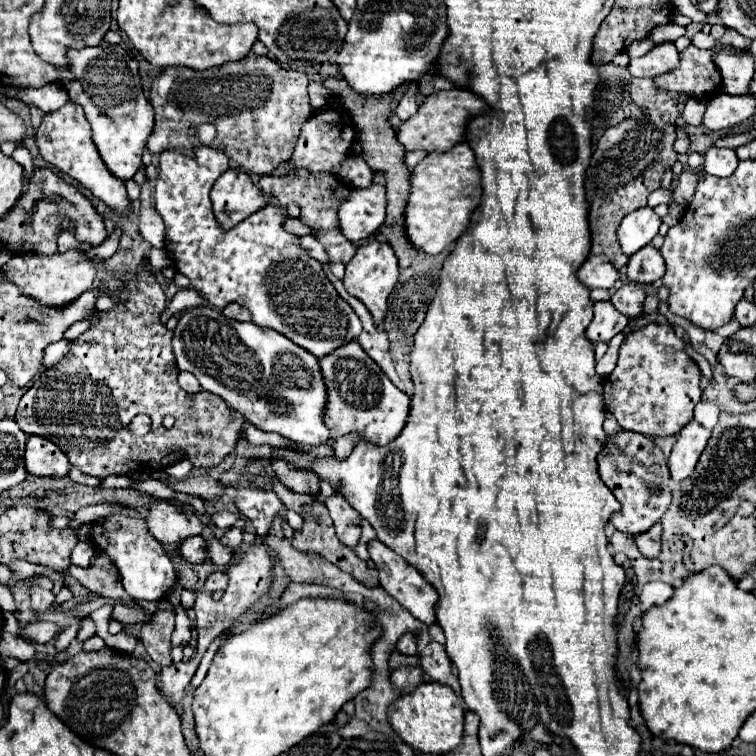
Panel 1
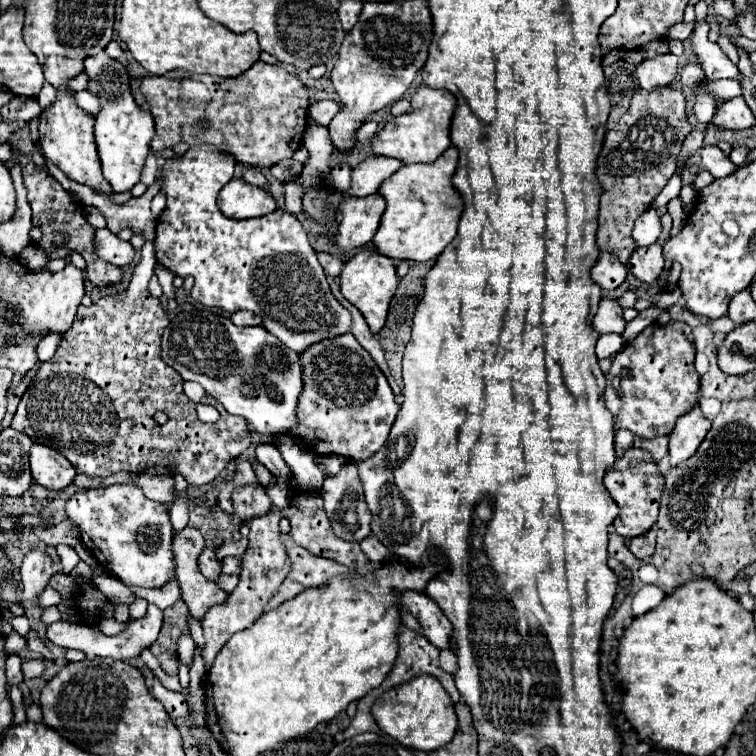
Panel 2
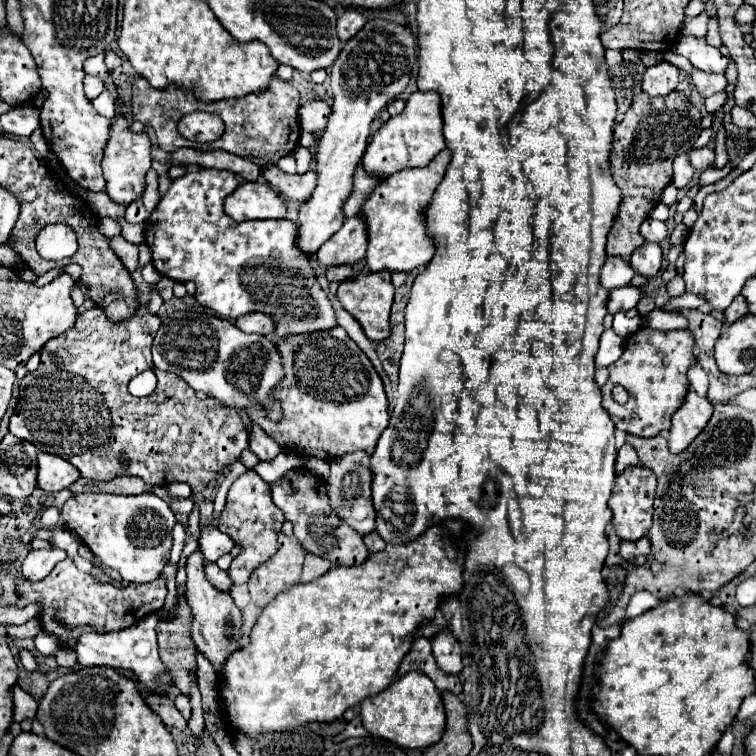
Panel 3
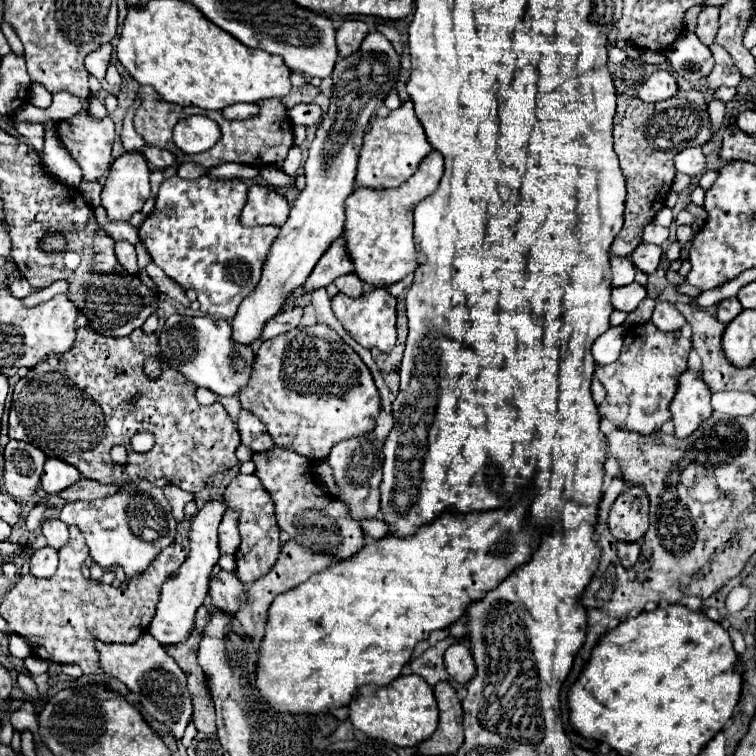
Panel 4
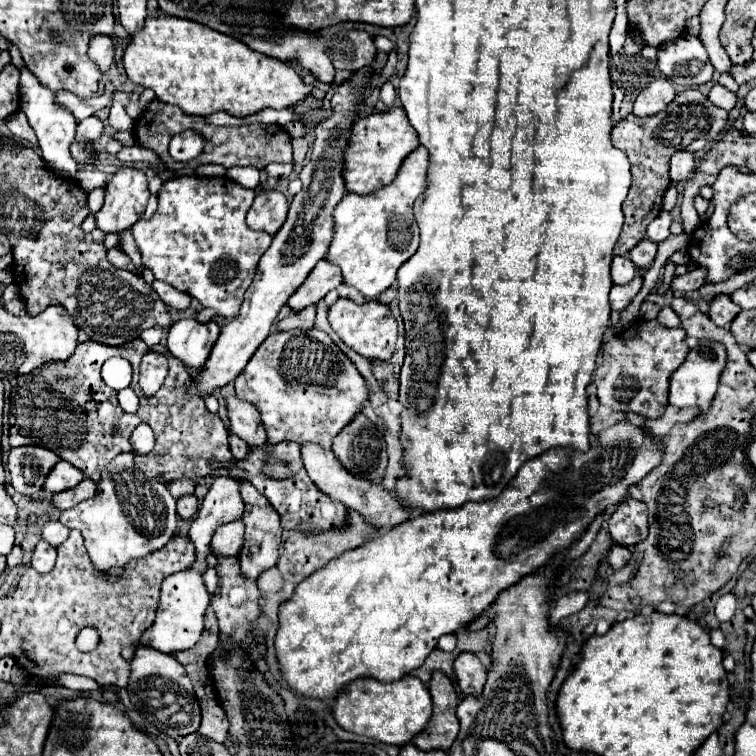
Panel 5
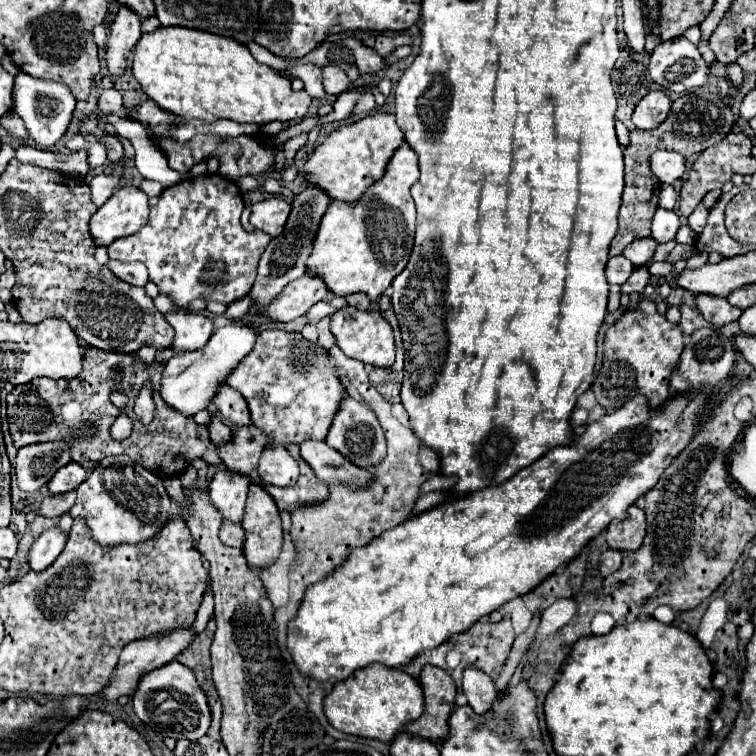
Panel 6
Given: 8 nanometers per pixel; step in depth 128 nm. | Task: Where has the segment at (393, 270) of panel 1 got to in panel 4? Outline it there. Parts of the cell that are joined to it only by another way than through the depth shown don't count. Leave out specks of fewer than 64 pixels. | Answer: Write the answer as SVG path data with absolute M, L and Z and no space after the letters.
M374 288L368 294L352 300L344 294L336 294L332 298L332 312L344 326L344 330L364 348L390 352L396 344L396 298L388 294L386 288Z

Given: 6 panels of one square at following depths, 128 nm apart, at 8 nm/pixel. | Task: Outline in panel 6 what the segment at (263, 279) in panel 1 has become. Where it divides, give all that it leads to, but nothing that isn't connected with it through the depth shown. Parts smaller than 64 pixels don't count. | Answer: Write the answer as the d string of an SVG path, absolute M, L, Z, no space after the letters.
M206 174L200 178L190 178L166 188L160 194L160 200L154 208L150 208L148 224L122 240L116 240L108 246L108 256L120 262L142 262L148 268L150 280L160 288L160 294L172 298L172 302L180 308L186 308L192 300L216 300L222 304L230 304L238 298L244 298L256 278L256 268L264 248L270 242L270 236L256 230L246 232L240 224L240 214L244 210L244 200L240 188L232 180L224 180L218 174Z

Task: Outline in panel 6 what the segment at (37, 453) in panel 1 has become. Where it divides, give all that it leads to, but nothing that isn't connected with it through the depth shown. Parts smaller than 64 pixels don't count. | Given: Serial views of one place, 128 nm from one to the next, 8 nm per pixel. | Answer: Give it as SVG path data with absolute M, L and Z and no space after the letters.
M70 462L68 466L60 468L52 480L48 482L48 490L50 494L64 494L64 492L70 492L70 490L76 490L84 480L86 480L88 472L76 464L76 462Z

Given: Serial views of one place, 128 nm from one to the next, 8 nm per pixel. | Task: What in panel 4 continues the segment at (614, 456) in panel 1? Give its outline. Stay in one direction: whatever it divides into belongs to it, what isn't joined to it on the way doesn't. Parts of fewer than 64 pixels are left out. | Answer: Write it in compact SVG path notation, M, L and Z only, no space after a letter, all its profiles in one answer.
M628 486L612 504L608 528L620 542L638 542L648 530L648 496L640 486Z

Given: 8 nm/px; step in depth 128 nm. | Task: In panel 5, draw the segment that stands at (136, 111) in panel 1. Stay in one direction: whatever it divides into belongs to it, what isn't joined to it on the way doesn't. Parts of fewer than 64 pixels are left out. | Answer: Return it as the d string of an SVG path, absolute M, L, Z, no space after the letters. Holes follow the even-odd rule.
M100 34L92 36L88 56L90 56L90 60L94 60L98 64L98 68L102 72L106 72L112 66L112 62L114 62L114 44L112 44L112 38L110 36L100 36ZM118 170L106 188L104 206L94 216L96 228L100 228L104 234L132 228L144 214L148 198L148 180L142 170Z

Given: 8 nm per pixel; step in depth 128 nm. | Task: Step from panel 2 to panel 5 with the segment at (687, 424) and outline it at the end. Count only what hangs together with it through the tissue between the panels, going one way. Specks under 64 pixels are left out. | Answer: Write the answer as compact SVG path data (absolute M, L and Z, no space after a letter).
M700 340L698 346L690 348L686 360L682 362L682 366L678 370L674 370L674 374L670 376L670 404L678 406L678 408L686 408L686 406L700 406L700 414L708 412L718 382L720 382L720 374L726 366L726 348L720 342L714 340Z

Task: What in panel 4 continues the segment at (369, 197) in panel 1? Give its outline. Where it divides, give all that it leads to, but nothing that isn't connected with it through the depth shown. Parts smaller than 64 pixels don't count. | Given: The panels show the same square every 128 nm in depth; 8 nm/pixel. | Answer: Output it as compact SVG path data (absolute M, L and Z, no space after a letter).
M338 238L336 244L332 244L332 248L324 252L320 264L316 264L316 268L312 270L312 276L308 276L308 280L304 282L304 292L326 288L344 274L352 274L352 264L348 264L348 256L344 256L344 240Z

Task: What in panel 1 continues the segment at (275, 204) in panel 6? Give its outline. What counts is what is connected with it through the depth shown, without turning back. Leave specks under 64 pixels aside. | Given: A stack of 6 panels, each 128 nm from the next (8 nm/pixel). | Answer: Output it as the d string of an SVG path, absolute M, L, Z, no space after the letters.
M230 168L216 180L210 198L216 220L224 230L234 228L268 204L264 192L252 182L252 178L244 170L236 168Z

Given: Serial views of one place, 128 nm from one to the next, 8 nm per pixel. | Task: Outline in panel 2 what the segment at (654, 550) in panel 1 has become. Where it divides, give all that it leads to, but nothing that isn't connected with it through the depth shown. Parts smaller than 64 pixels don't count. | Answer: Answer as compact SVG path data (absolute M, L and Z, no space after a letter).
M656 528L648 530L644 536L638 536L638 538L630 538L626 542L628 550L640 558L640 560L648 560L652 554L654 554L654 546L656 546Z

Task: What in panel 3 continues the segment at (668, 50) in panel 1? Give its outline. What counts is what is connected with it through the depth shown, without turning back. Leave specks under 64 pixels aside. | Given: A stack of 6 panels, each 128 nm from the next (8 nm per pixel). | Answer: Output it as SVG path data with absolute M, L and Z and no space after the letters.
M670 62L650 66L642 80L642 90L648 96L666 96L678 86L678 68Z

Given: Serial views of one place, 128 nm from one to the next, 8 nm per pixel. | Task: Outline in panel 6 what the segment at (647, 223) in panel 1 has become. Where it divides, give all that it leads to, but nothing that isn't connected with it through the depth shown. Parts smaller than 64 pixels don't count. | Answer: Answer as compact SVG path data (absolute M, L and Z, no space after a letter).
M658 208L652 220L652 238L656 242L670 242L676 238L676 232L680 228L680 220L672 210Z

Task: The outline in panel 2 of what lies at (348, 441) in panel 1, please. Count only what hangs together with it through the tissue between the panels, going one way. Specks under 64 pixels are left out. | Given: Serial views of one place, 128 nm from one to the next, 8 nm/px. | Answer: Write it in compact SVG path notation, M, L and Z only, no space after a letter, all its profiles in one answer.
M328 455L326 459L322 460L323 464L325 465L325 468L328 472L328 476L336 475L340 468L344 465L343 463L351 462L351 459L346 458L345 456L340 455Z

